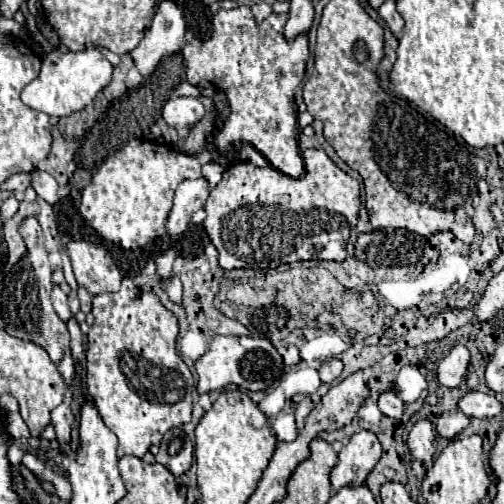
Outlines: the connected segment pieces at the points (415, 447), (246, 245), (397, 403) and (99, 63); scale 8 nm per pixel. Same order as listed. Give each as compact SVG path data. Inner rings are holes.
M420 419L408 433L408 447L414 459L430 463L436 453L436 431L428 419Z
M306 149L302 151L302 157L304 157L304 169L306 173L298 179L292 179L280 171L276 171L274 167L254 167L252 163L236 163L232 167L228 167L224 171L224 177L222 181L212 189L206 205L204 205L204 211L206 211L206 219L204 219L204 229L212 241L212 245L218 249L220 257L218 257L218 265L224 269L224 271L230 271L230 269L274 269L274 267L280 267L280 265L286 265L286 263L296 263L296 261L308 261L308 259L328 259L328 261L344 261L346 259L346 243L348 243L348 233L350 233L350 223L348 219L356 219L358 217L358 209L360 209L360 187L358 187L358 181L352 179L350 175L346 175L340 167L336 167L332 163L332 159L324 153L324 149Z
M384 391L380 393L378 397L378 409L388 415L388 417L394 417L394 419L400 419L402 417L402 409L404 409L404 403L398 399L398 395L394 391Z
M86 49L78 53L60 53L60 51L50 51L42 59L42 71L40 75L28 83L22 91L22 101L24 105L42 111L46 115L56 115L64 117L74 111L82 111L86 105L90 105L100 89L104 89L110 83L112 77L112 63L96 49Z

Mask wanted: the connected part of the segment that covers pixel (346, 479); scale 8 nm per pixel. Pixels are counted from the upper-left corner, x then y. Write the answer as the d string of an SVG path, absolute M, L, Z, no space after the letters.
M358 431L338 453L338 463L330 471L334 491L342 487L360 487L382 455L380 441L370 431Z

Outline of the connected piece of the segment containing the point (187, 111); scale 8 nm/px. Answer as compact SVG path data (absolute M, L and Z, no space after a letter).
M170 97L164 105L162 117L168 125L188 125L198 123L206 113L206 107L196 97Z

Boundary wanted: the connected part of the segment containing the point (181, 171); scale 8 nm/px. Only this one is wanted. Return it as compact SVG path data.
M132 139L94 171L90 183L82 191L80 215L102 239L134 251L166 233L166 219L172 209L176 187L184 179L198 177L200 161L194 155Z

